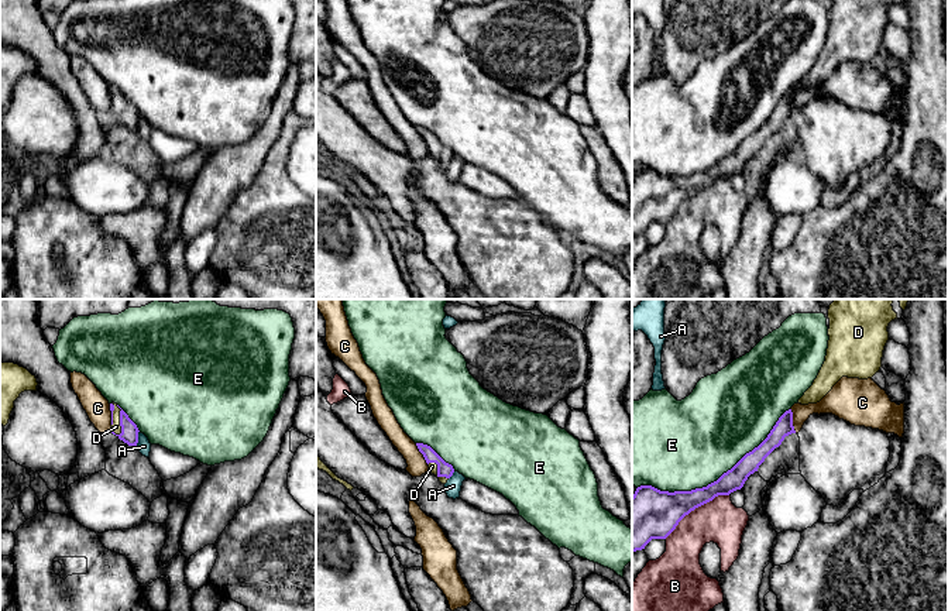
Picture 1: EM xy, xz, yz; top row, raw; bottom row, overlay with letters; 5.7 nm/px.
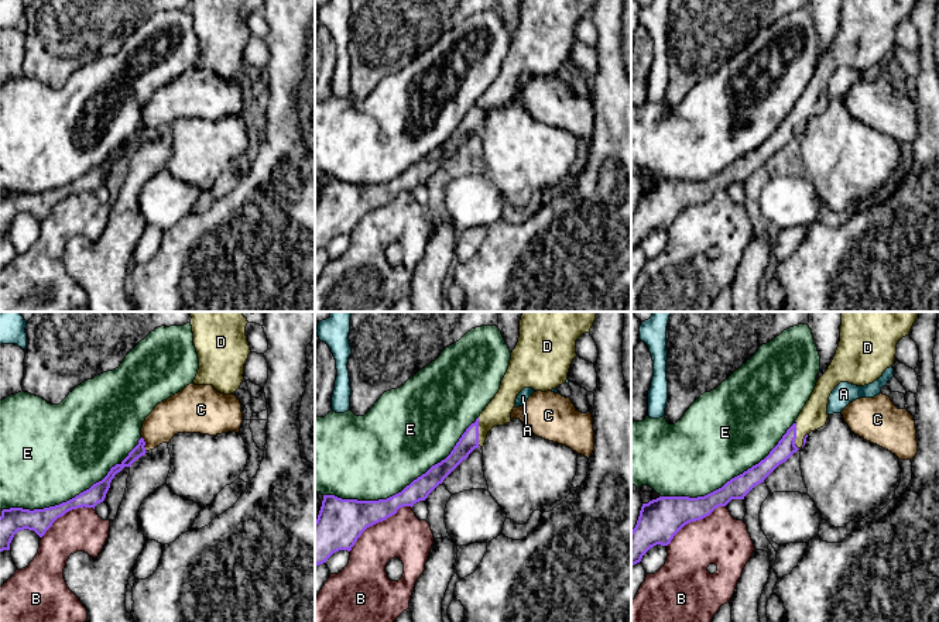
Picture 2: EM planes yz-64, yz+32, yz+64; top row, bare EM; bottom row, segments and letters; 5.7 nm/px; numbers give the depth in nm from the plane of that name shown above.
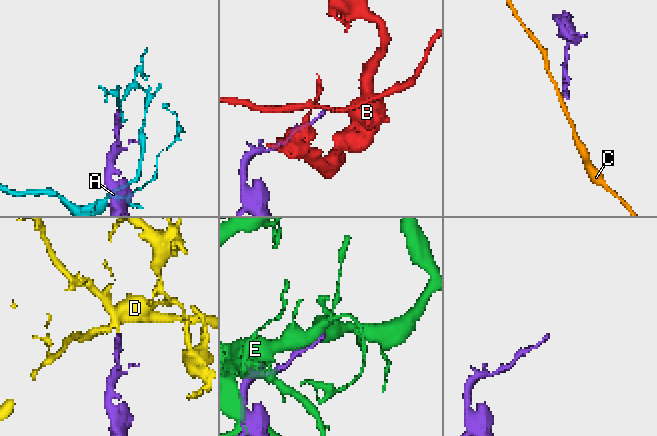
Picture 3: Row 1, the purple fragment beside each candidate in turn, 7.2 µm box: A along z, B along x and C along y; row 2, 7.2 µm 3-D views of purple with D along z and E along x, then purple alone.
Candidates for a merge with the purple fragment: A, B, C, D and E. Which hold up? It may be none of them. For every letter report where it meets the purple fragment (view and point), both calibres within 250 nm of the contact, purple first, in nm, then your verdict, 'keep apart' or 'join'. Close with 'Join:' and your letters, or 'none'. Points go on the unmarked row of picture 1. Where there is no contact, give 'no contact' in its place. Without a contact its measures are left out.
A: xy (137, 123) | 100/80 nm | keep apart
B: yz (696, 191) | 280/240 nm | keep apart
C: yz (792, 105) | 100/110 nm | keep apart
D: xy (120, 102) | 100/50 nm | join
E: yz (717, 164) | 140/480 nm | keep apart
Join: D

